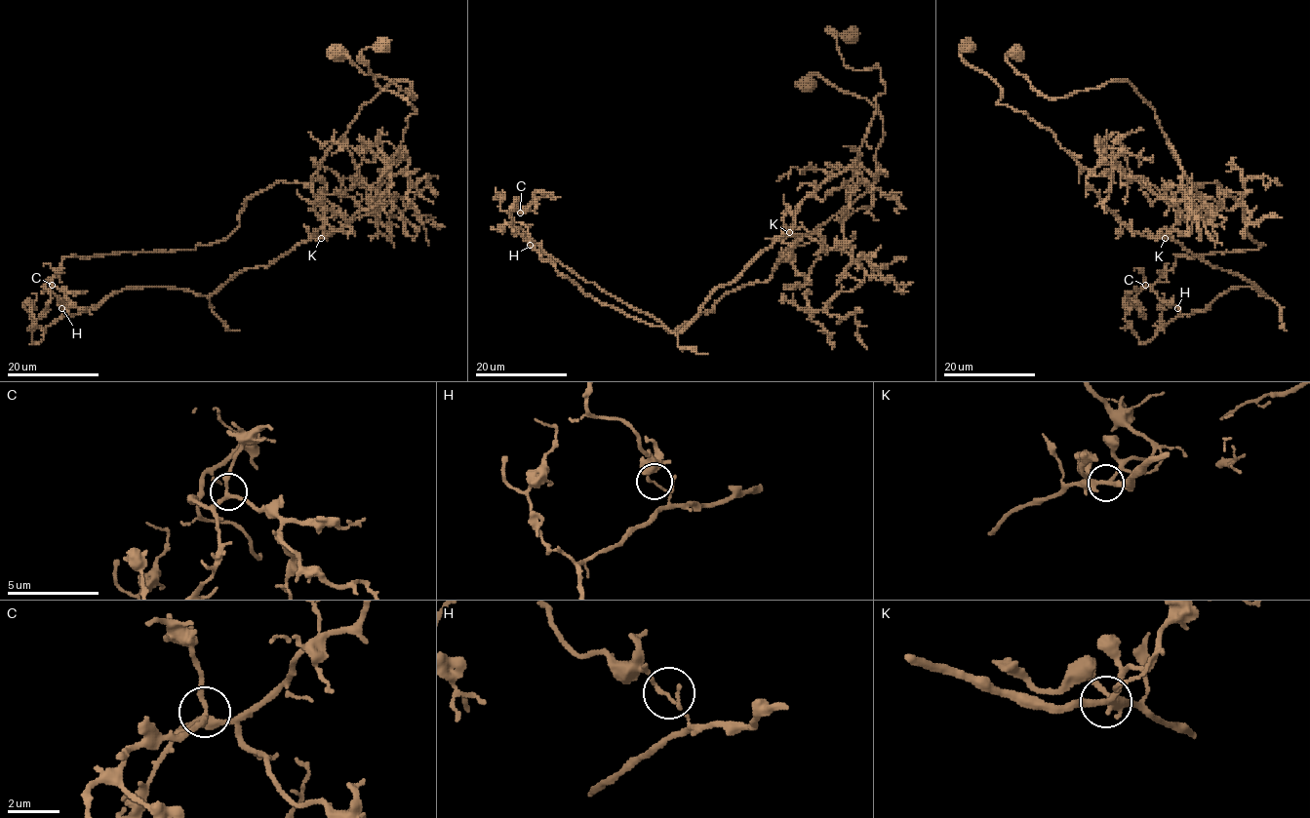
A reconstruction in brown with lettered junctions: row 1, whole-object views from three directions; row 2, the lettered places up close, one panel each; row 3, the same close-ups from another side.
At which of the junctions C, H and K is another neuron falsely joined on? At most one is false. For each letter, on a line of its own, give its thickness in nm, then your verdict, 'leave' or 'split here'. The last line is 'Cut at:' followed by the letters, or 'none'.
C: 200 nm thick; leave
H: 110 nm thick; split here
K: 240 nm thick; leave
Cut at: H

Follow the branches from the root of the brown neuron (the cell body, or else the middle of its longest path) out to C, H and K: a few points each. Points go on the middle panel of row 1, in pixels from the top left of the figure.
C: (806, 86), (817, 73), (875, 107), (877, 180), (767, 281), (674, 331), (530, 243), (520, 213)
H: (806, 86), (817, 73), (875, 107), (880, 174), (785, 250), (767, 281), (668, 331), (512, 219), (530, 245)
K: (806, 86), (817, 73), (875, 107), (880, 174), (808, 236), (830, 250), (789, 232)

